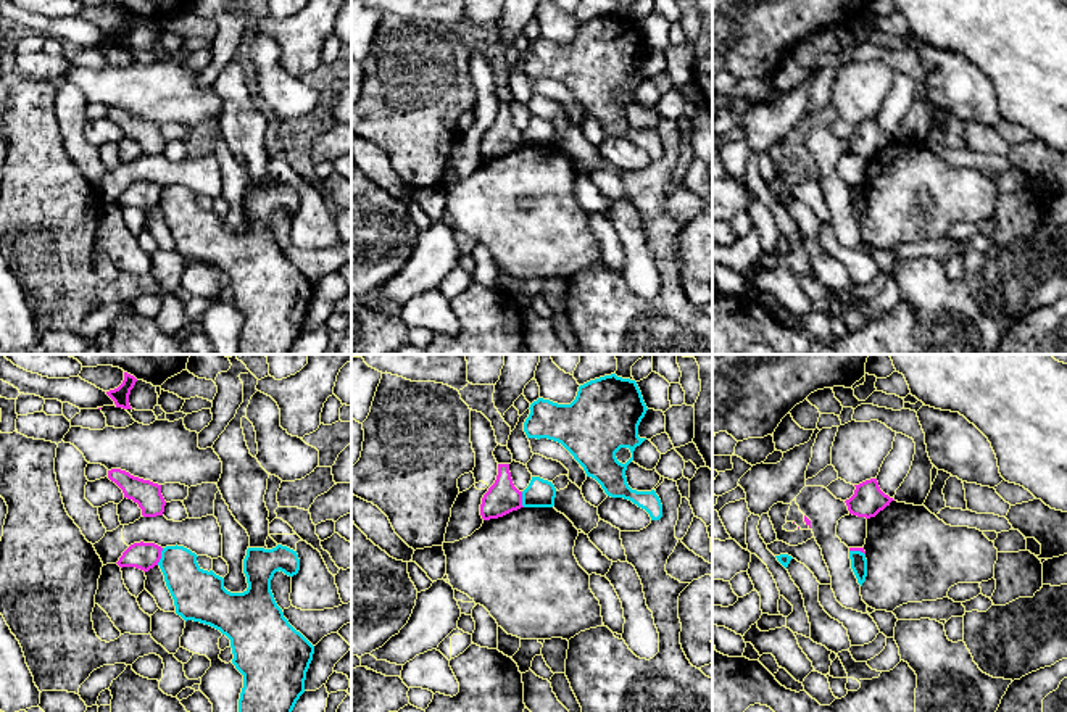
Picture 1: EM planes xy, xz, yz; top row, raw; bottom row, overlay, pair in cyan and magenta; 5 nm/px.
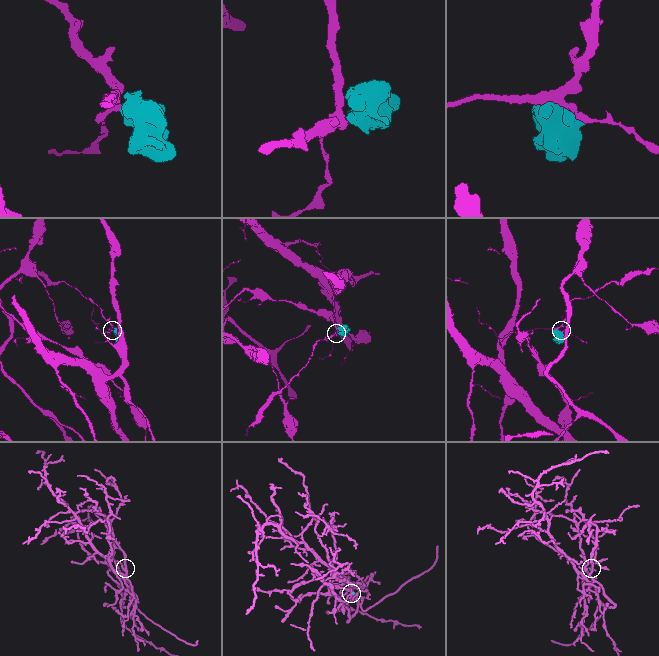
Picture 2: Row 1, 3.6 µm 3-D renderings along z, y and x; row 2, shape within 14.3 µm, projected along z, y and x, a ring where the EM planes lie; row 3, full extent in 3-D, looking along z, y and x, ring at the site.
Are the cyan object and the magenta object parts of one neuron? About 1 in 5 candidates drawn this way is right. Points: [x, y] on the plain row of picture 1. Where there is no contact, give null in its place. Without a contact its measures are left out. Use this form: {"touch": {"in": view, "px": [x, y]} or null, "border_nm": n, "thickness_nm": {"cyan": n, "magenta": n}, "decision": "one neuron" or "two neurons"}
{"touch": {"in": "xy", "px": [161, 195]}, "border_nm": 90, "thickness_nm": {"cyan": 240, "magenta": 140}, "decision": "two neurons"}

